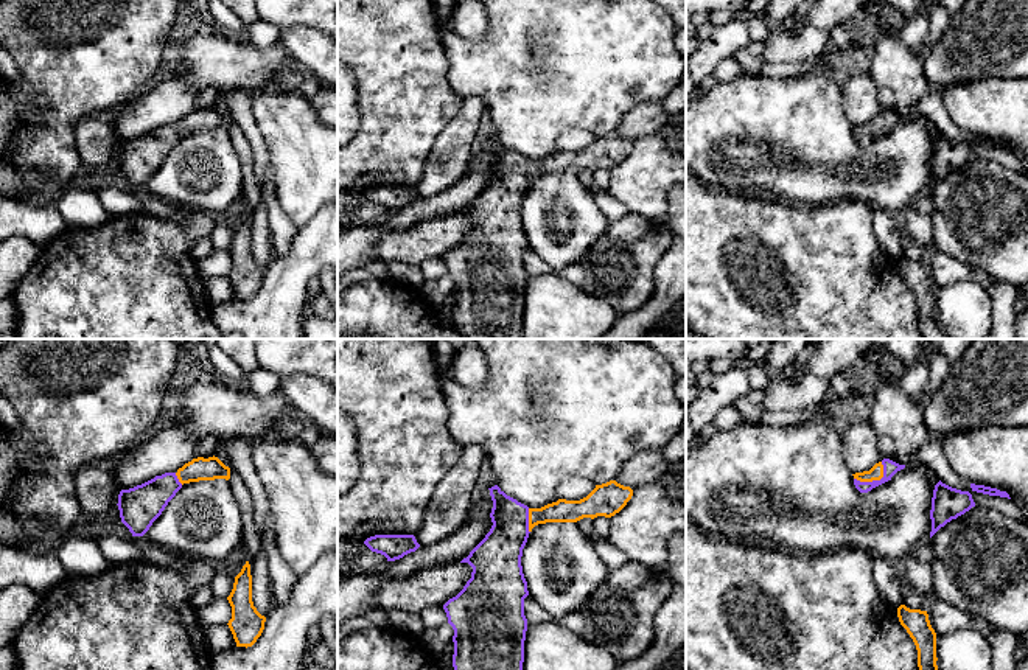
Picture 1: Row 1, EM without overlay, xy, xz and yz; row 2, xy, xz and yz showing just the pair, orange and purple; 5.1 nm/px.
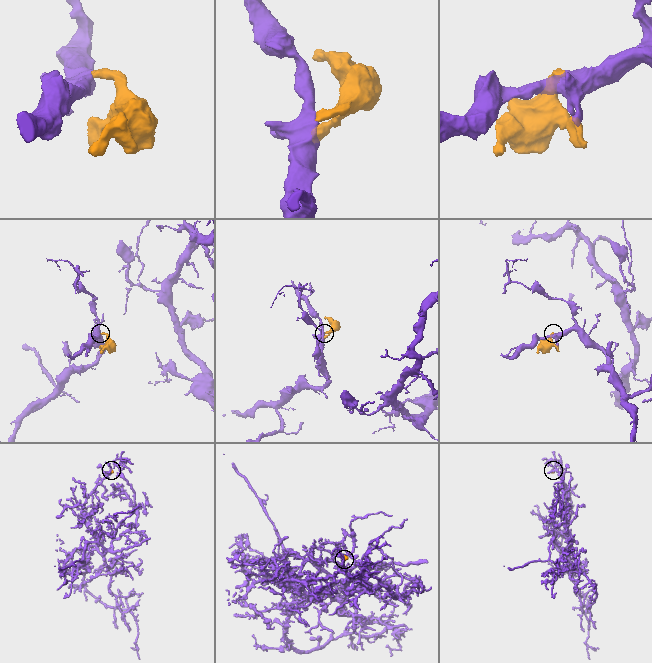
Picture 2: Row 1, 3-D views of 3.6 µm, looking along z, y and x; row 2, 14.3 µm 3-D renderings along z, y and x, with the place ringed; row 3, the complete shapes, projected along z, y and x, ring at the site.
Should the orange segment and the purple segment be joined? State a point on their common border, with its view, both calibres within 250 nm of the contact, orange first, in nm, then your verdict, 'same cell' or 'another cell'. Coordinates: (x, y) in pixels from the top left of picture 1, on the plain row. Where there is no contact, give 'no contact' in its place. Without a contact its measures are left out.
yz (874, 131) | 80/80 nm | same cell

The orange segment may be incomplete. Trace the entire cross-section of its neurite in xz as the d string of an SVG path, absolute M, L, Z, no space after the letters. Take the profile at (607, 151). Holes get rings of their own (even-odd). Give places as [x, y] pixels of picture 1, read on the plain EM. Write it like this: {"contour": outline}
{"contour": "M610 132L596 137L580 152L558 151L541 160L529 160L507 148L498 137L488 141L493 152L490 165L493 177L470 207L460 213L473 219L471 230L456 249L443 256L448 275L454 281L454 330L465 339L524 339L523 314L527 283L524 250L529 243L521 208L529 185L535 177L546 174L577 174L583 169L594 171L597 168L611 169L627 157L633 141Z"}

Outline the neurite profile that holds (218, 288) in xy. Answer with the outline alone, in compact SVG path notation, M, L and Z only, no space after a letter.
M207 277L202 278L202 283L210 302L224 302L236 298L229 277Z

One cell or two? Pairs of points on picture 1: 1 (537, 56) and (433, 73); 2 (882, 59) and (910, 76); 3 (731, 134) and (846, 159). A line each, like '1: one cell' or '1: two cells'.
1: two cells
2: one cell
3: one cell

